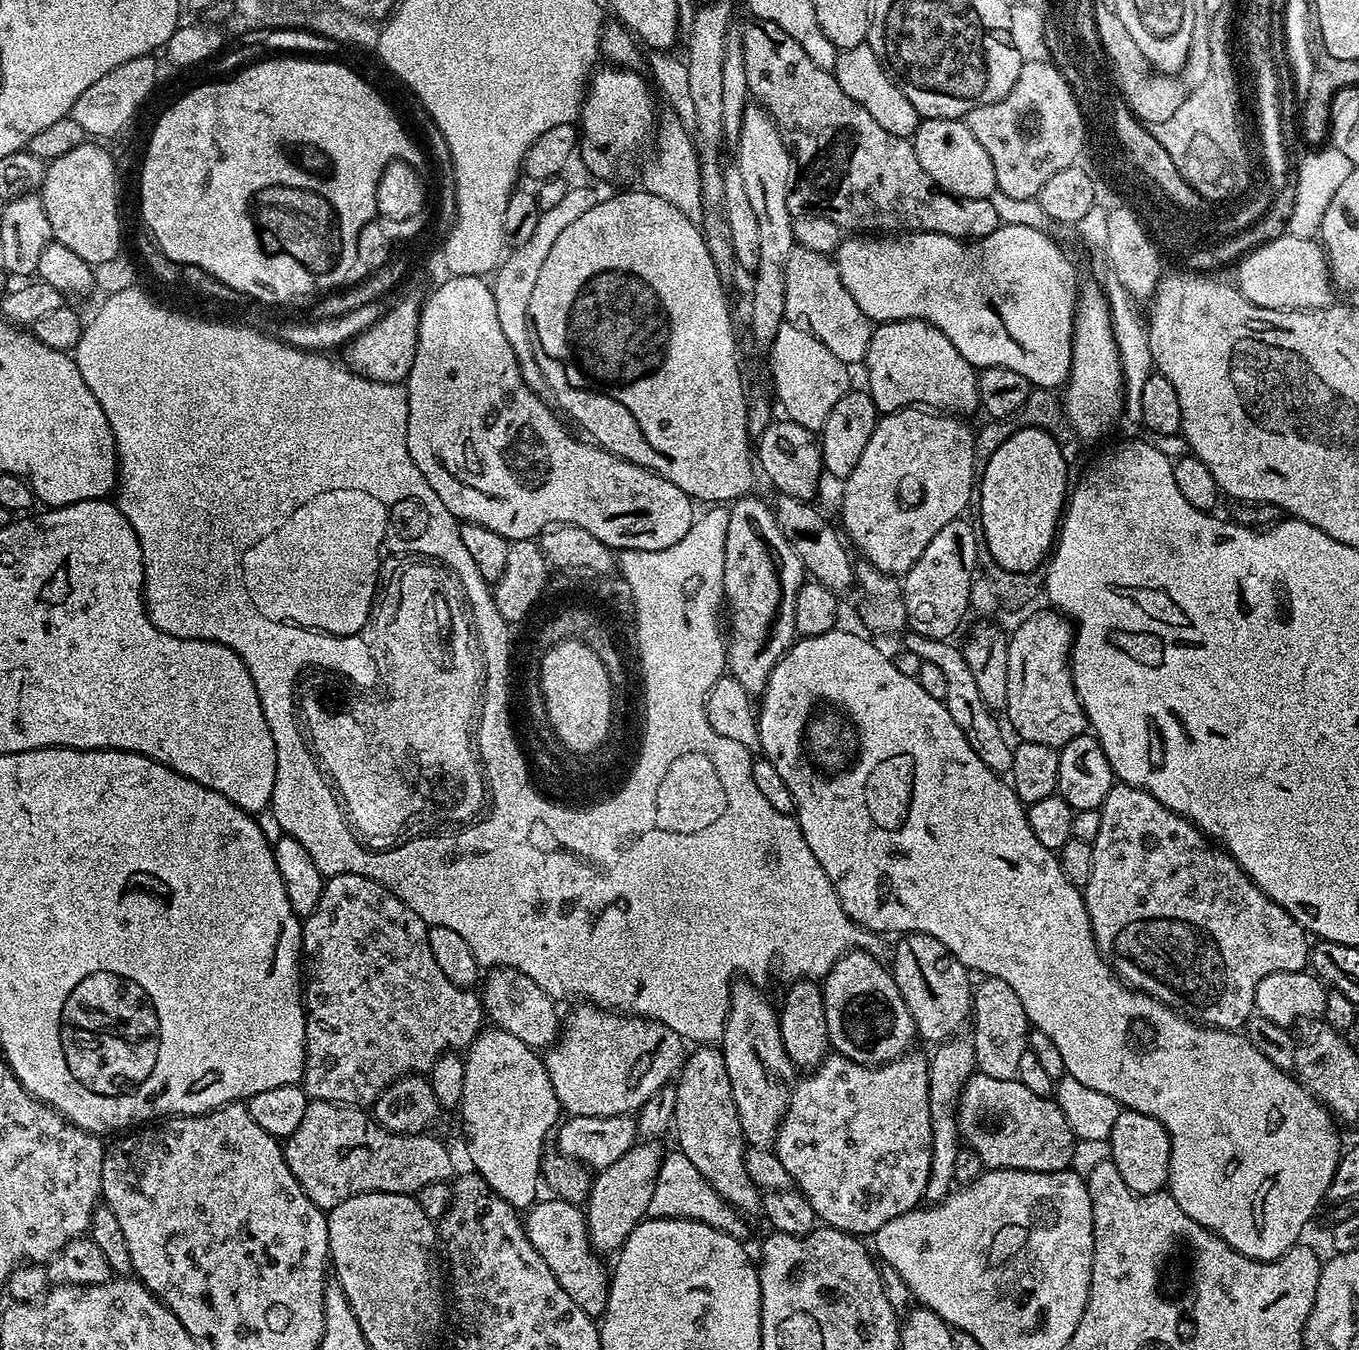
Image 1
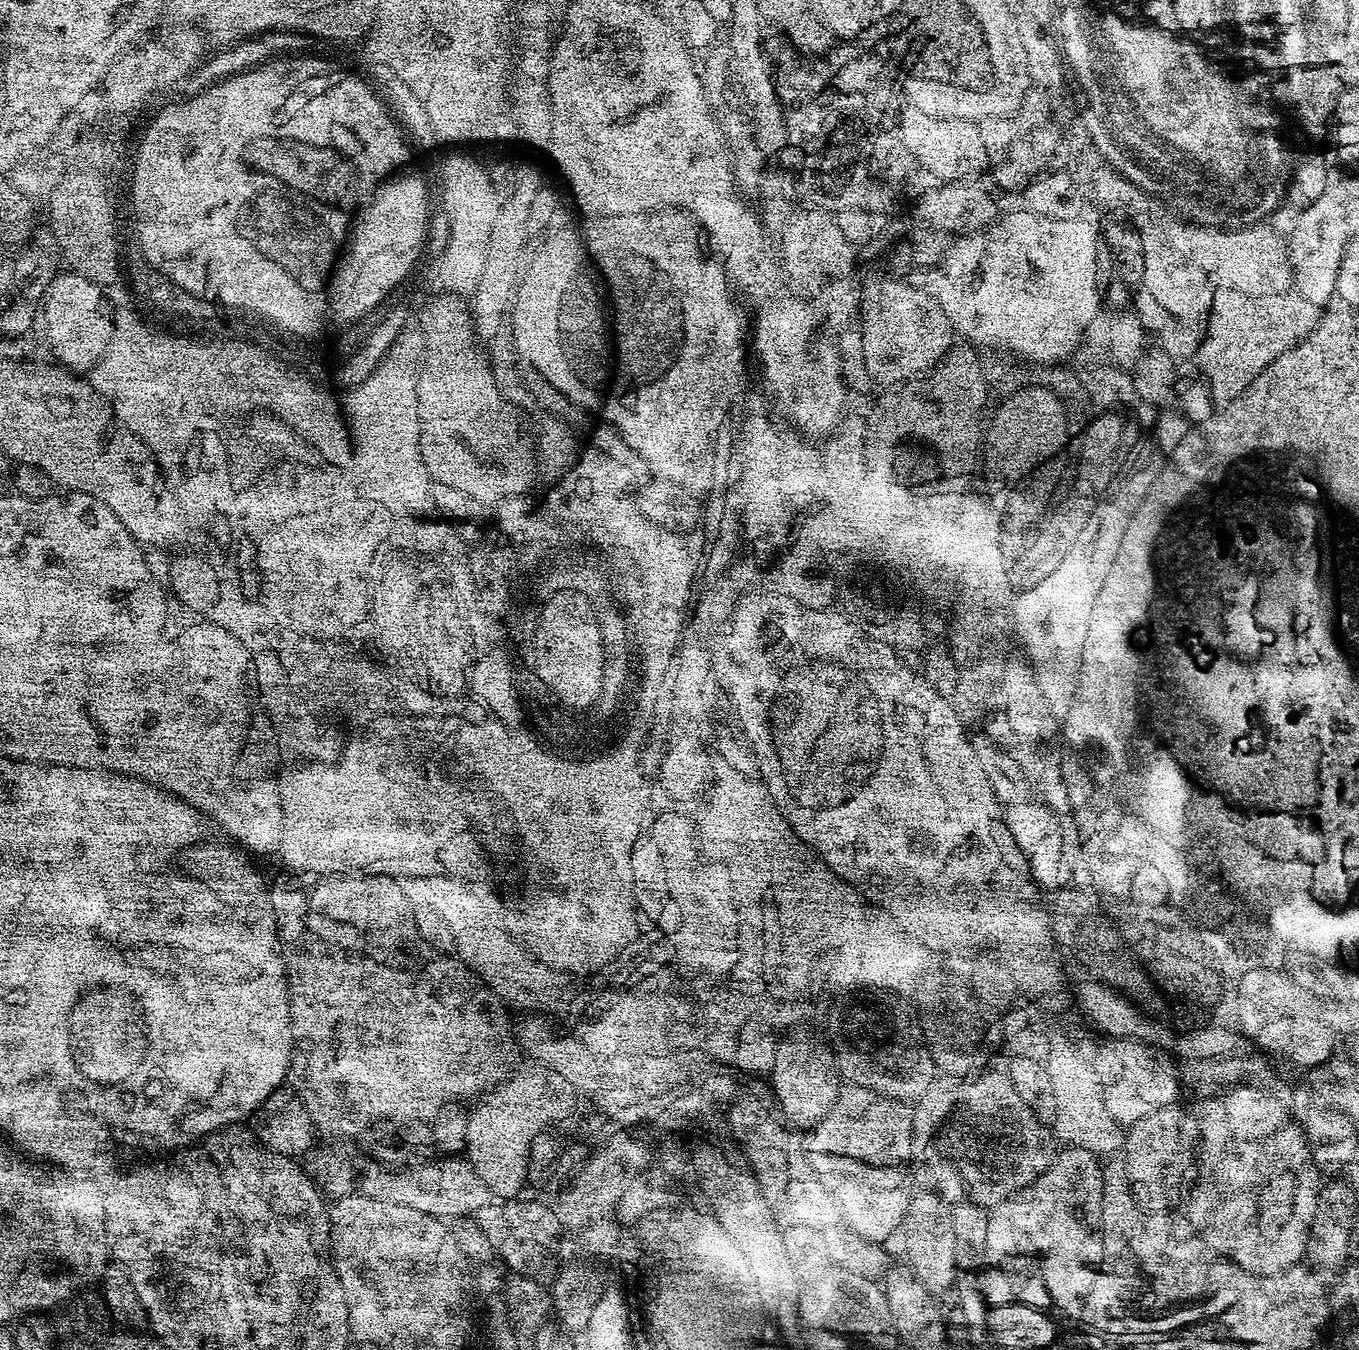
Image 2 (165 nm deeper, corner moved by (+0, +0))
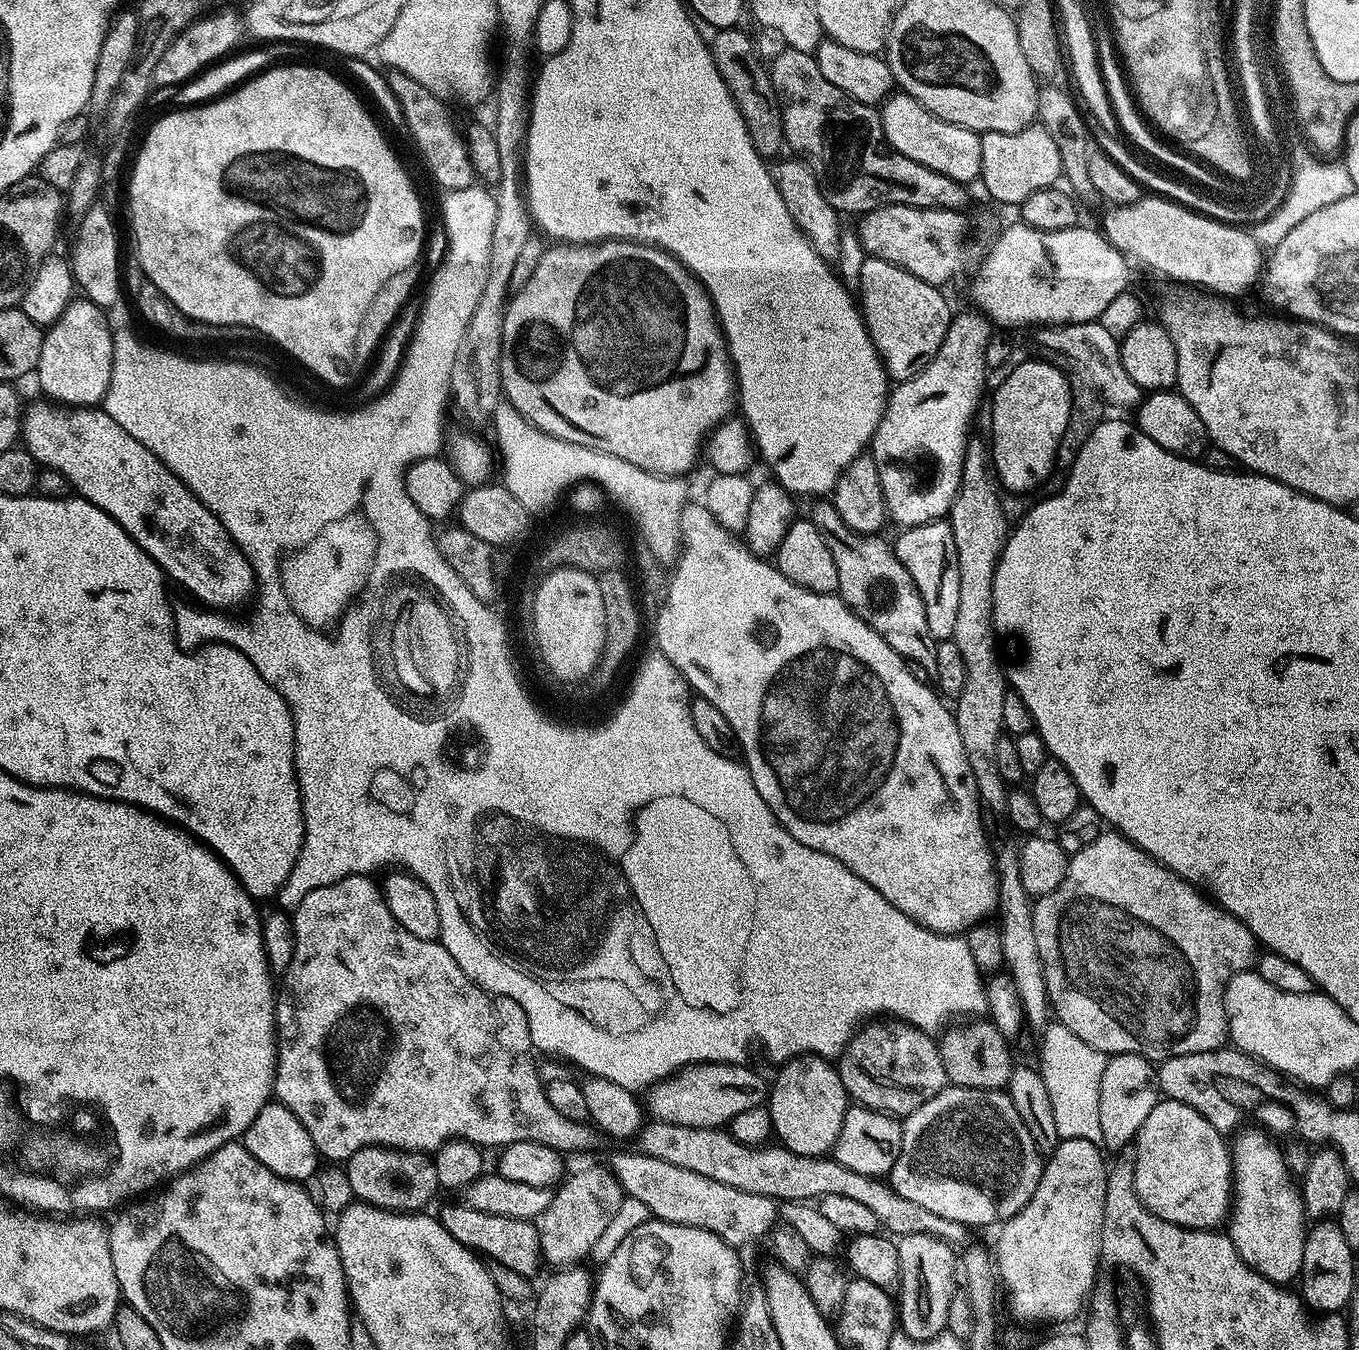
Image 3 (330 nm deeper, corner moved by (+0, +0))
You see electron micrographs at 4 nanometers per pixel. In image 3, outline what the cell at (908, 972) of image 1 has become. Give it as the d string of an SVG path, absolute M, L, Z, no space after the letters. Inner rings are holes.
M968 1022L965 1024L968 1024L965 1028L953 1027L950 1030L953 1032L946 1036L941 1035L938 1040L949 1081L957 1088L1007 1089L1008 1080L1012 1077L1014 1067L1012 1052L1008 1049L1009 1037L1001 1034L991 1022Z

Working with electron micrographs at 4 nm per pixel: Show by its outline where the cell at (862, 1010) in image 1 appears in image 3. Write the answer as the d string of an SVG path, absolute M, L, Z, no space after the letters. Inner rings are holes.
M872 1022L857 1031L838 1057L838 1071L849 1101L861 1108L887 1112L893 1118L909 1116L918 1110L918 1106L930 1102L930 1098L937 1096L949 1083L939 1043L929 1033L903 1022Z

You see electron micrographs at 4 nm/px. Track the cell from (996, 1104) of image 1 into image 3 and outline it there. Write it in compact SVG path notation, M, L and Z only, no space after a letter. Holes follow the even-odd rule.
M945 1086L930 1102L903 1117L902 1146L886 1180L902 1198L950 1218L950 1222L999 1225L1024 1209L1038 1186L1041 1167L1040 1151L1034 1146L1034 1138L1030 1138L1030 1130L1026 1130L1026 1122L1018 1118L1007 1091Z

